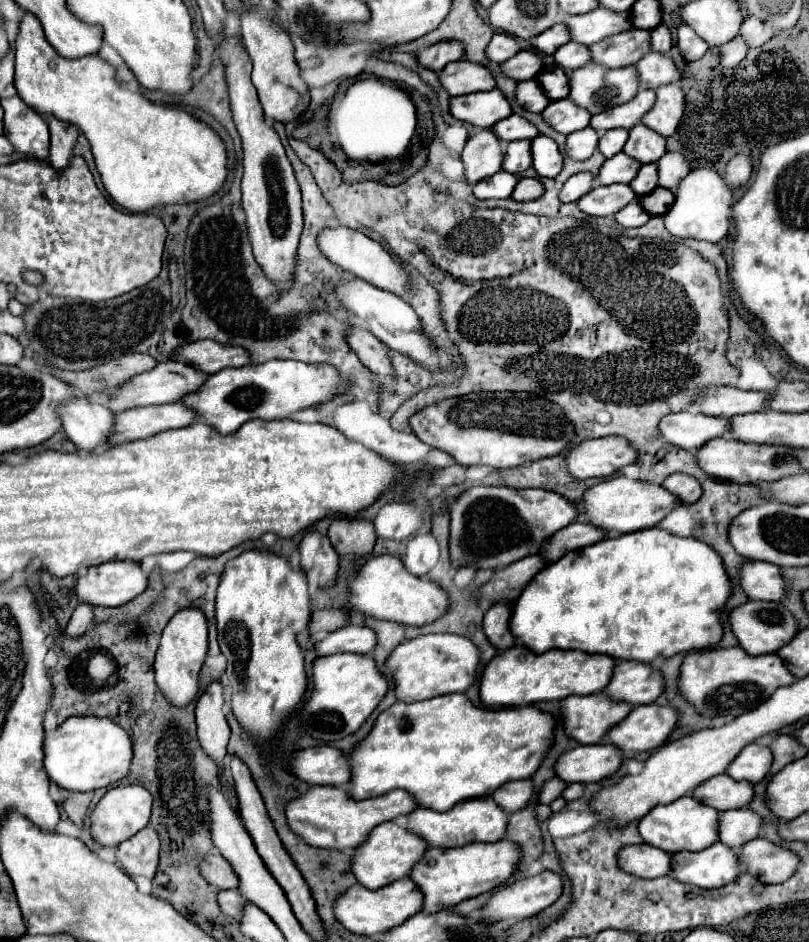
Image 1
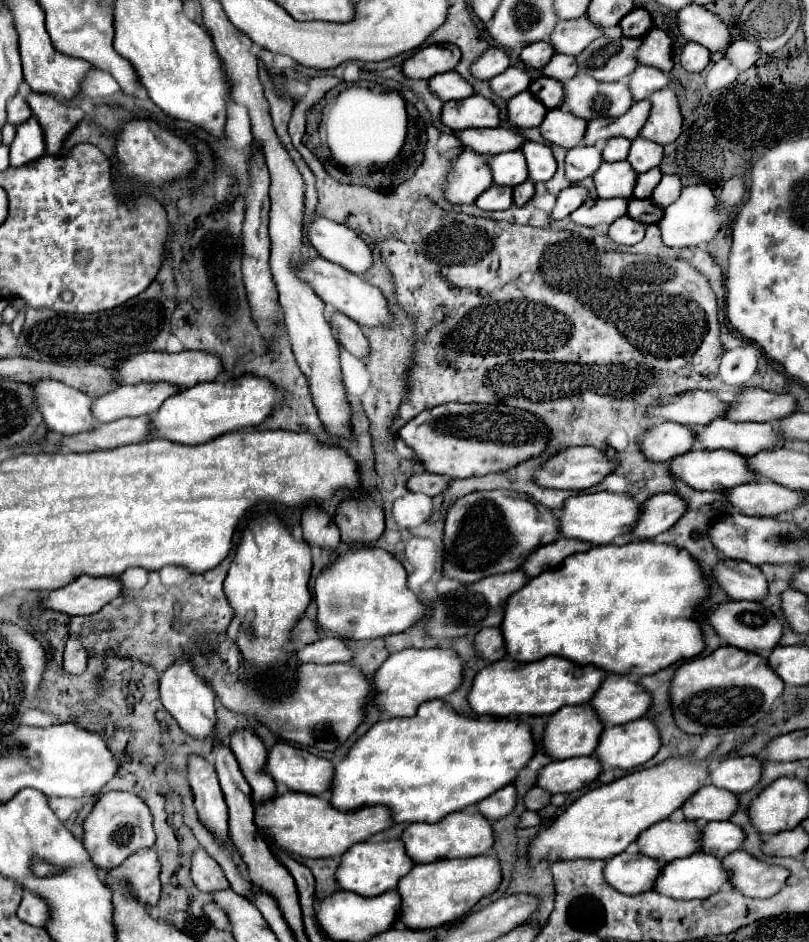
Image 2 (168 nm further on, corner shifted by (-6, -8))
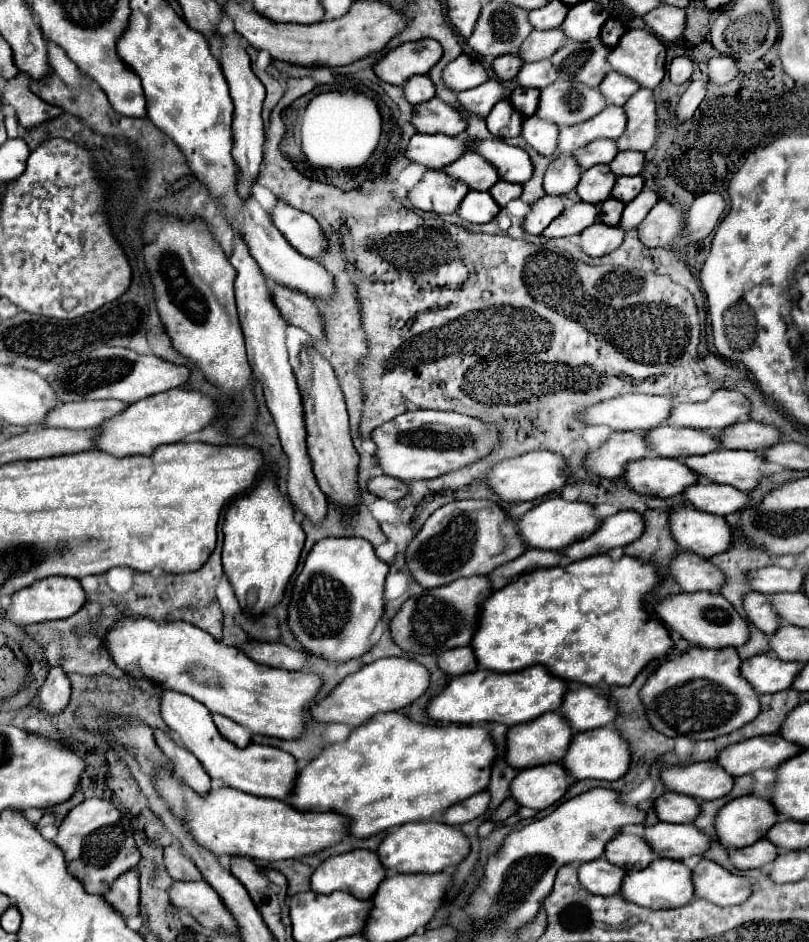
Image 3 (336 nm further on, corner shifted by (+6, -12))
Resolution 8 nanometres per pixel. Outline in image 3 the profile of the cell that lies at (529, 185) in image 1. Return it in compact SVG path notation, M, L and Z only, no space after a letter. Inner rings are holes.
M499 180L489 192L493 196L493 200L503 208L507 202L515 200L521 196L521 190L523 186L521 184L511 184L511 182L505 182L505 180Z

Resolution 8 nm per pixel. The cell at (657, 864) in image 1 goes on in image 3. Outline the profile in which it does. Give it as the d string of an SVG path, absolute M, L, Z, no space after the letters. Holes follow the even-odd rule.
M597 858L579 866L579 882L593 894L613 896L621 892L621 880L625 878L625 868Z

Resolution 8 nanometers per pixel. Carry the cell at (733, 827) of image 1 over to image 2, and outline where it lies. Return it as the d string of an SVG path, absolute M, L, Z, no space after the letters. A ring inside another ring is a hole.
M707 822L701 832L701 850L717 858L727 856L743 844L743 830L733 822Z

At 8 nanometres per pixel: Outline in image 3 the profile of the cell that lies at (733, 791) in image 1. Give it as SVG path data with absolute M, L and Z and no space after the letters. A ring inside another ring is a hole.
M665 792L655 800L655 810L661 822L693 822L701 814L701 804L691 796L681 796L677 792Z

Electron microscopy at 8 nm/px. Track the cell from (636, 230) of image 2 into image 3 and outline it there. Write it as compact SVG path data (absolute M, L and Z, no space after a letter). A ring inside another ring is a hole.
M597 222L581 232L581 248L589 256L605 256L621 246L623 236L625 232L621 228Z

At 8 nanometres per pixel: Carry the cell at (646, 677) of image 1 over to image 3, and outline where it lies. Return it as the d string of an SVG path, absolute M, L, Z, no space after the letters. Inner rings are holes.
M579 682L569 684L559 712L565 714L575 732L613 724L613 704L609 704L609 692Z

